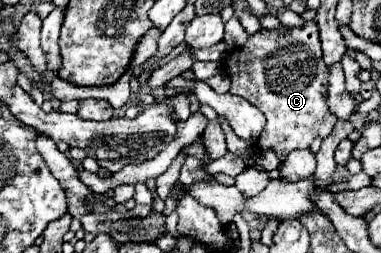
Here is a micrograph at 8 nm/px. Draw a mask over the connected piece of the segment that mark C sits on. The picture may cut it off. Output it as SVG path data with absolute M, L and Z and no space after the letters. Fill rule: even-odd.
M307 21L305 27L287 29L285 33L263 29L251 35L247 43L235 49L225 61L225 71L231 77L229 93L245 97L267 119L257 145L261 149L273 149L281 161L285 161L289 151L309 147L315 137L327 137L337 123L325 101L329 69L319 57L317 25L315 21ZM255 57L263 57L263 61L255 65Z

